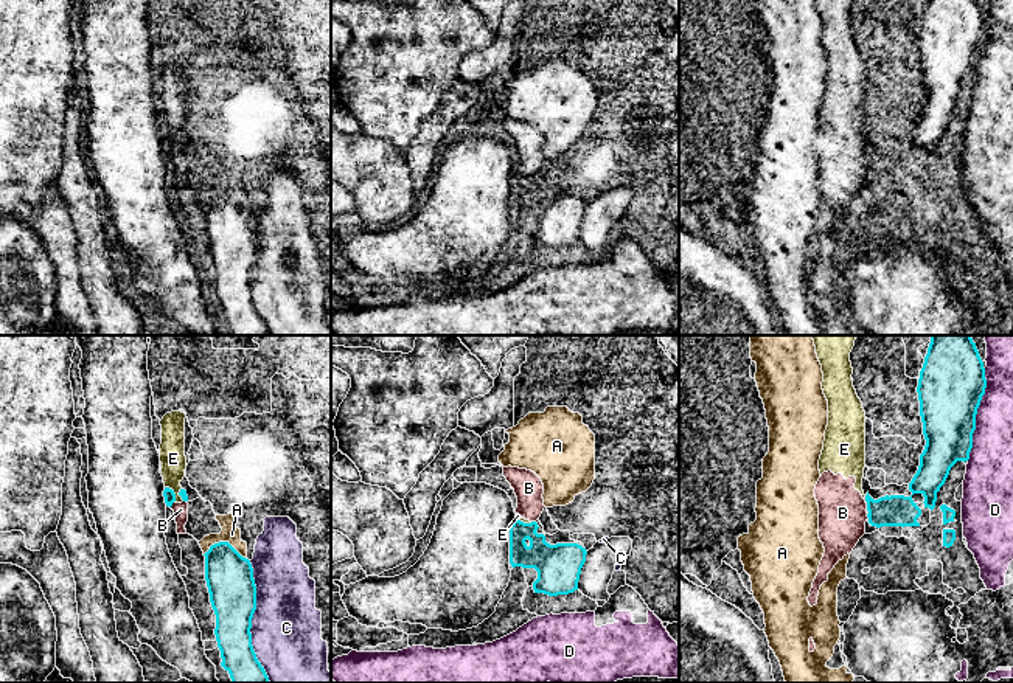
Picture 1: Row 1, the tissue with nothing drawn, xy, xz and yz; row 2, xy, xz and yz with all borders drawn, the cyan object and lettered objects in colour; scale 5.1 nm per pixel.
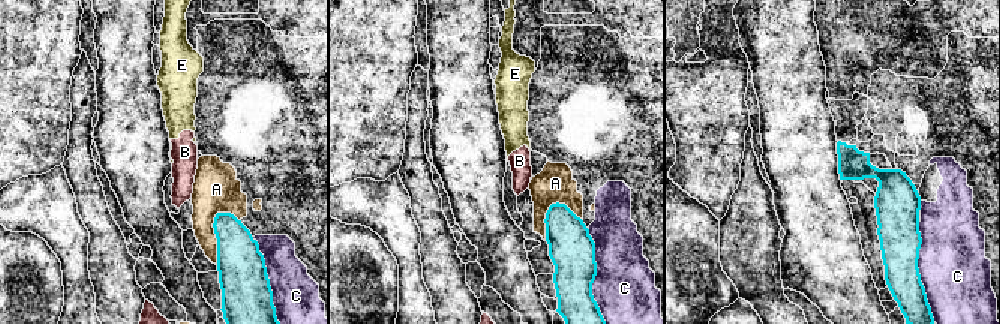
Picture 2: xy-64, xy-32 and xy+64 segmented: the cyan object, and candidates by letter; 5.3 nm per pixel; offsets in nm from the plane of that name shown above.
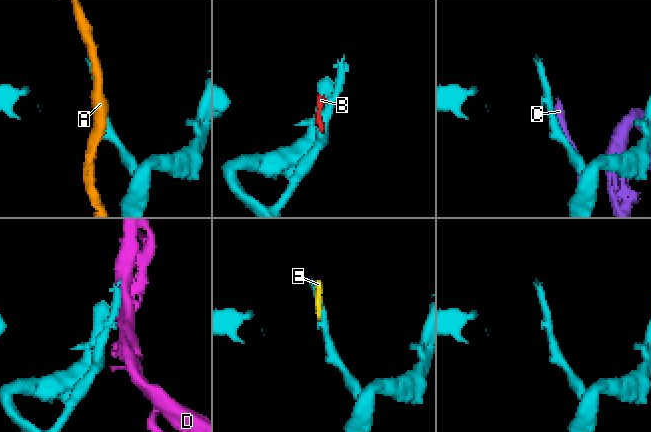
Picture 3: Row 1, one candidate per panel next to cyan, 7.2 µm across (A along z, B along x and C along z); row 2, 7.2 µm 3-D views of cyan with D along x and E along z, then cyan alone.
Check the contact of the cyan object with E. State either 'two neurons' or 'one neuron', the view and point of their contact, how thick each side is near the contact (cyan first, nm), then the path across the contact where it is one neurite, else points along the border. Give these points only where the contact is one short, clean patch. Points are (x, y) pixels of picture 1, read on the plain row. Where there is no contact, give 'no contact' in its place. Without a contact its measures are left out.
two neurons; meets cyan in xy at (173, 145); 60 nm thick on the cyan side, 130 nm on the other; border along xy (165, 138), (184, 152)

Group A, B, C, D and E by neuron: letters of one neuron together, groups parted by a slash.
A / B E / C / D

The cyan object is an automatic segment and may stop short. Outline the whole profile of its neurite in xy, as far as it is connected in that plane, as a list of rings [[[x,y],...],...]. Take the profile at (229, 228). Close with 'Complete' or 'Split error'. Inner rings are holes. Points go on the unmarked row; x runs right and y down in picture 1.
[[[228,194],[211,197],[204,208],[221,318],[230,326],[231,335],[270,335],[252,298],[256,237],[250,213]]]. Complete

